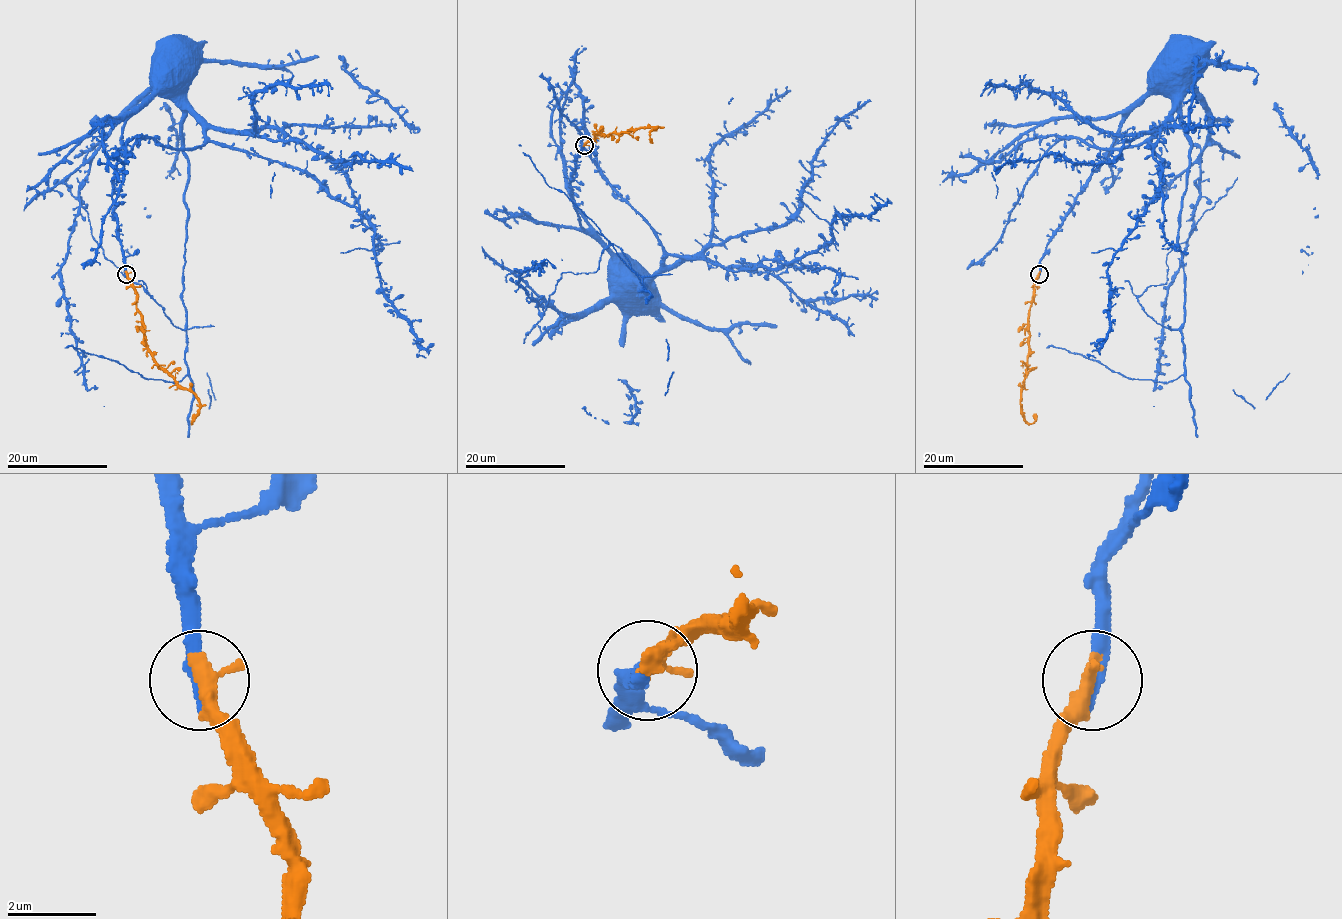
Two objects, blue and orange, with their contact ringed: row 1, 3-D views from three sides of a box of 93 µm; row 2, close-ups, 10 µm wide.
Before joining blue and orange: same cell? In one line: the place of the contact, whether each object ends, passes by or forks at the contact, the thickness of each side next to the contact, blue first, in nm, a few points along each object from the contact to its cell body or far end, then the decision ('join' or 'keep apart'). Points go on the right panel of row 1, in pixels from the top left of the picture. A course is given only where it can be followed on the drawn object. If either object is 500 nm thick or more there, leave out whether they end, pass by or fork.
place (1039, 274); blue ends; orange ends; calibres 320 and 440 nm; course blue (1039, 274), (1047, 242), (1090, 175), (1102, 162), (1121, 121), (1159, 79), (1160, 67); course orange (1039, 274), (1028, 315), (1029, 350), (1020, 402), (1020, 414), (1029, 423), (1034, 421), (1033, 413); join

